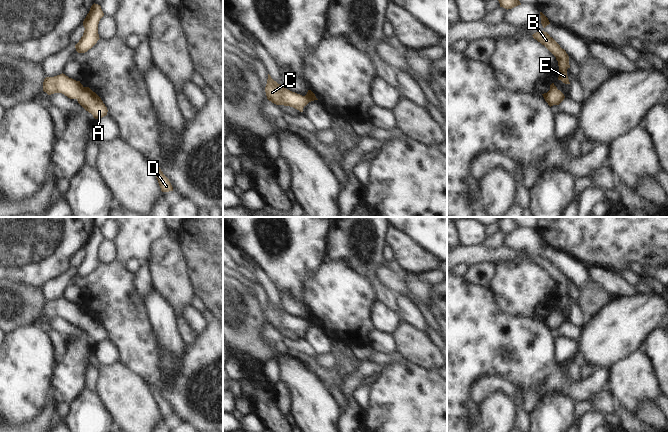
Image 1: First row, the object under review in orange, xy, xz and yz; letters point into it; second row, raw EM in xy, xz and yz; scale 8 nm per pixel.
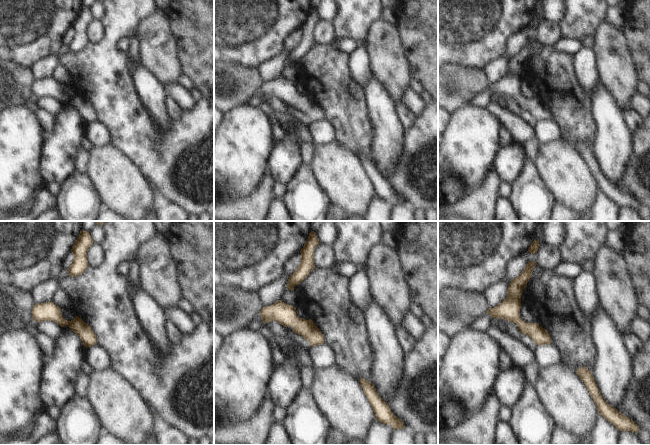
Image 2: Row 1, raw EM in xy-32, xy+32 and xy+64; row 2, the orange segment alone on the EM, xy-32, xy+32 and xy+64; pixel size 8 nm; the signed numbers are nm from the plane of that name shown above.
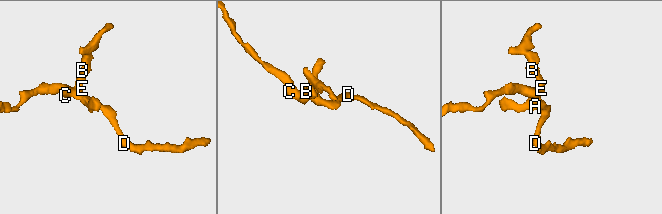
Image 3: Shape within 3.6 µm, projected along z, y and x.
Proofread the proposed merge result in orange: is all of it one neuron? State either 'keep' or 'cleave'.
keep

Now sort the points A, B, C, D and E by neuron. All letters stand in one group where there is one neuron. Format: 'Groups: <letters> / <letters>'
Groups: A B C D E.

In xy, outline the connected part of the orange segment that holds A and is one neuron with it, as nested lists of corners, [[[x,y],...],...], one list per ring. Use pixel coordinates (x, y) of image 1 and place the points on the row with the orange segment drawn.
[[[63,73],[54,77],[46,77],[43,82],[43,91],[48,95],[62,93],[70,99],[76,99],[95,119],[107,115],[107,107],[95,92]]]

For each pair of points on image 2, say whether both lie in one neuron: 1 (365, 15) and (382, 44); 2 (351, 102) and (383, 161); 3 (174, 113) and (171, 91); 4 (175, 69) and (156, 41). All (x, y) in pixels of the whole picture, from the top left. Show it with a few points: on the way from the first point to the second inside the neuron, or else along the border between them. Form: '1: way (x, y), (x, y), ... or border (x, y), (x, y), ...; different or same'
1: border (381, 17), (369, 27), (363, 38); different
2: border (369, 117), (373, 133), (373, 160); different
3: border (167, 95), (182, 110); different
4: way (168, 62), (158, 52), (158, 48); same

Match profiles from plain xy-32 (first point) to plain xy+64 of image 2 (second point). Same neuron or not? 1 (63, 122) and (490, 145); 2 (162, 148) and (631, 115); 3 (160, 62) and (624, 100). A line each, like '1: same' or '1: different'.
1: different
2: different
3: same

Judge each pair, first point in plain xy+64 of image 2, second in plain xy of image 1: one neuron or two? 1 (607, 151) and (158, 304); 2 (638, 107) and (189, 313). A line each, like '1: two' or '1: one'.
1: one
2: one

